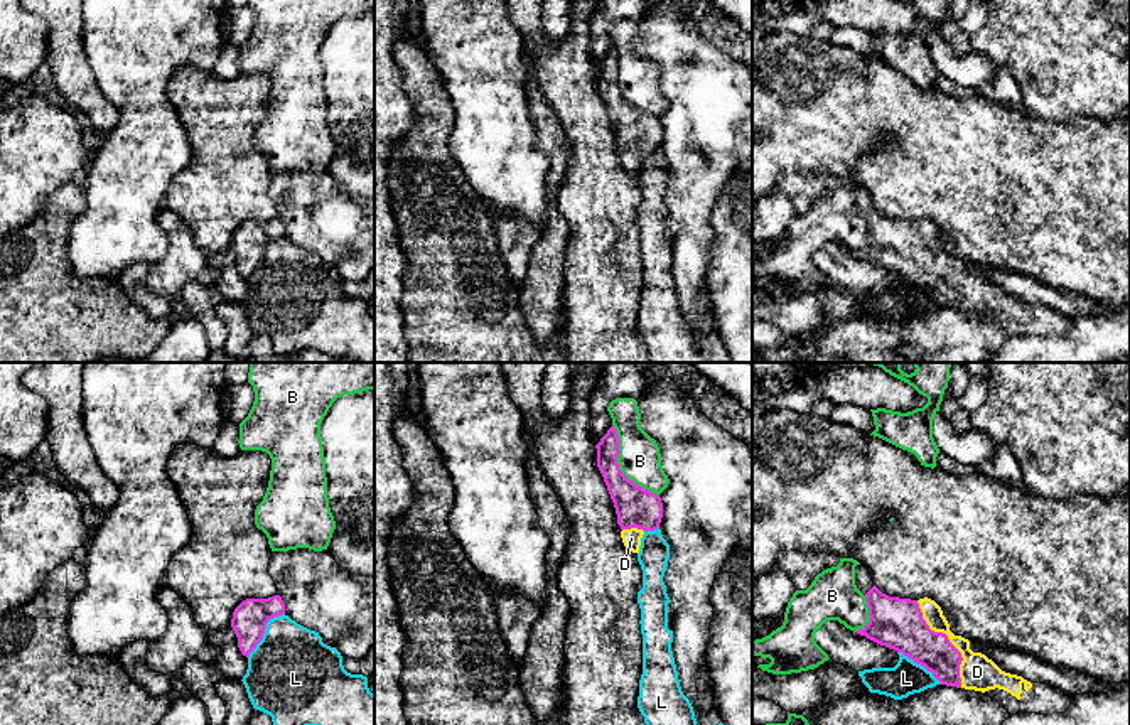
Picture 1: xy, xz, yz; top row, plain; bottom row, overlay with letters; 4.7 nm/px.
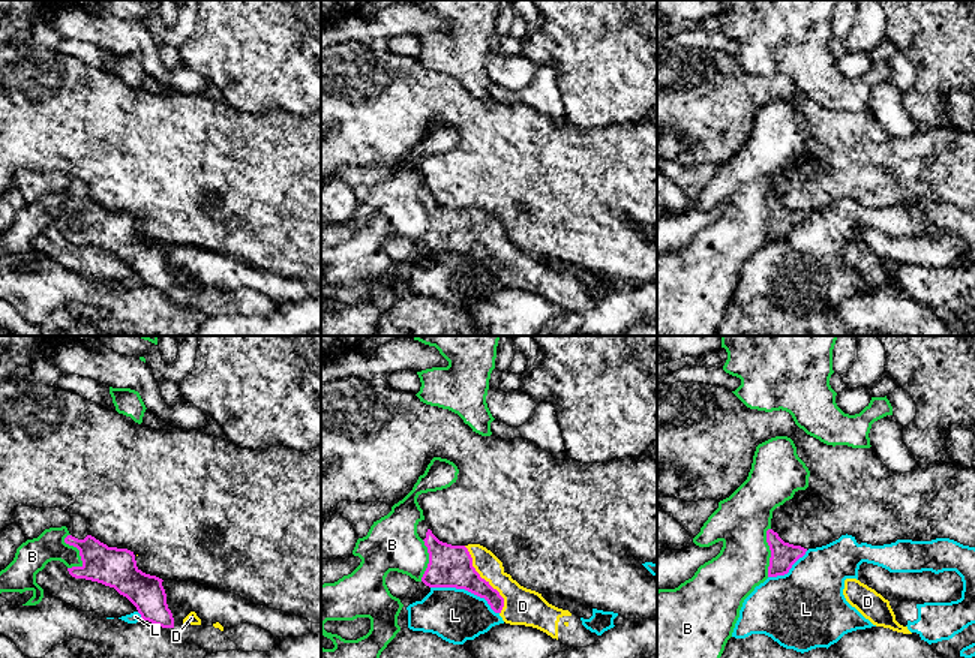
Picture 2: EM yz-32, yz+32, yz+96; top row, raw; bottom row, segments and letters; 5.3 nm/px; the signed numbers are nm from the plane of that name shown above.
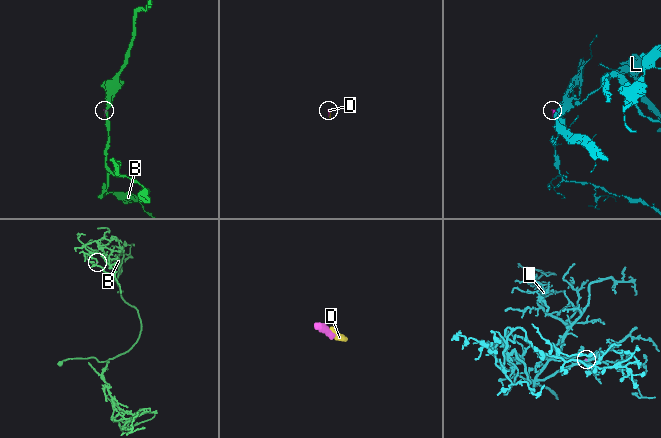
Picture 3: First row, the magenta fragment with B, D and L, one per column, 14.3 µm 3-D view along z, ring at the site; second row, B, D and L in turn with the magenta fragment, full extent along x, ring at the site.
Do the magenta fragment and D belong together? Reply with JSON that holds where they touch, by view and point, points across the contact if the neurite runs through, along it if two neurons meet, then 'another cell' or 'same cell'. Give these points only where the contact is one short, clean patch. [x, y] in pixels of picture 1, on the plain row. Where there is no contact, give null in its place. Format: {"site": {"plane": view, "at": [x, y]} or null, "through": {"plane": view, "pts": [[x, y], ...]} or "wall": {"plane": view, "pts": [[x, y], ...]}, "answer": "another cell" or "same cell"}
{"site": {"plane": "yz", "at": [948, 262]}, "through": {"plane": "yz", "pts": [[899, 247], [928, 262], [948, 262], [977, 294]]}, "answer": "same cell"}

